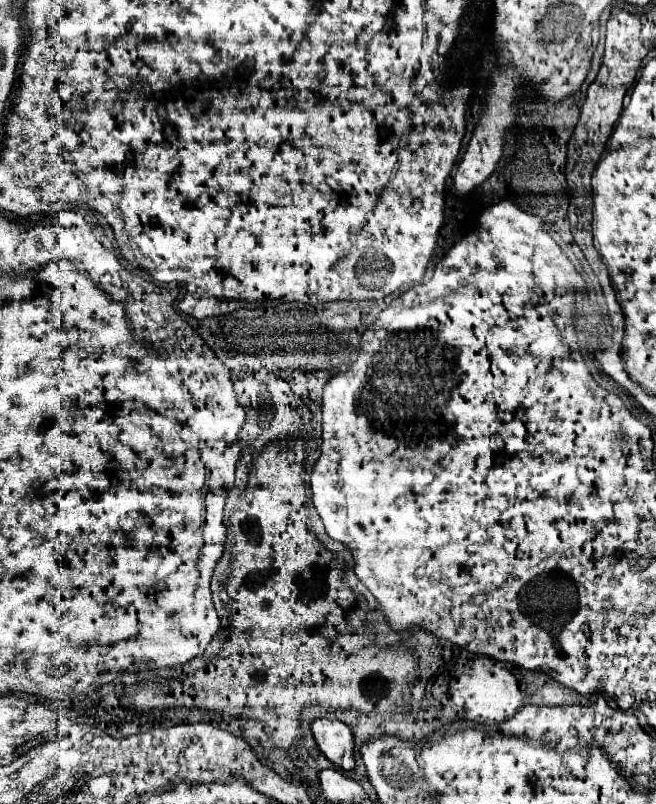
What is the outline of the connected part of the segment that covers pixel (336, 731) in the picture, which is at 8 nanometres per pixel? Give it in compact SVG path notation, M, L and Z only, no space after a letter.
M315 719L311 721L311 733L321 753L335 765L345 771L355 767L353 759L353 731L341 723L331 719Z

